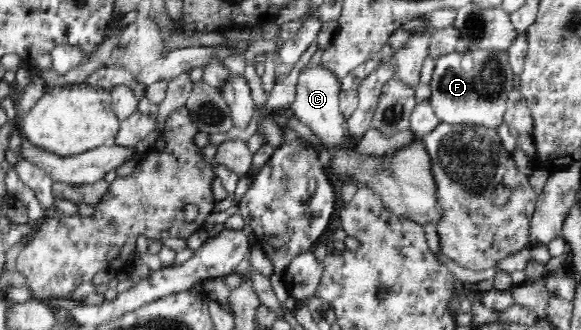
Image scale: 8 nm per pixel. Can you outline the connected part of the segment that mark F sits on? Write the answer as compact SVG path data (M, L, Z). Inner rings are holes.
M467 50L466 53L453 51L443 54L435 61L435 71L431 80L431 98L427 102L441 123L457 125L485 126L495 130L503 124L509 92L512 92L514 73L507 50L505 52Z

